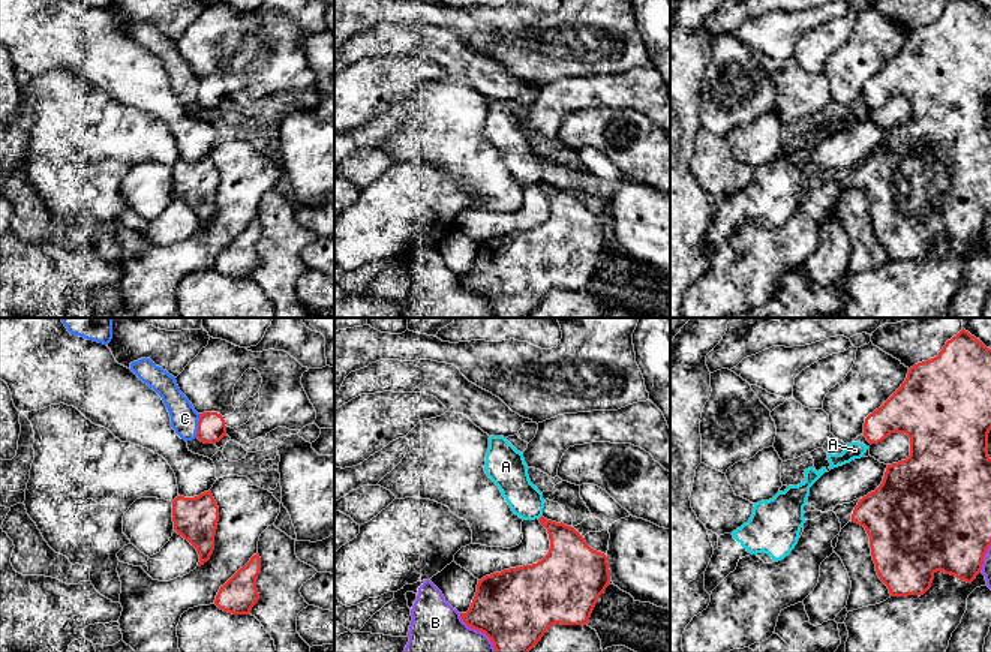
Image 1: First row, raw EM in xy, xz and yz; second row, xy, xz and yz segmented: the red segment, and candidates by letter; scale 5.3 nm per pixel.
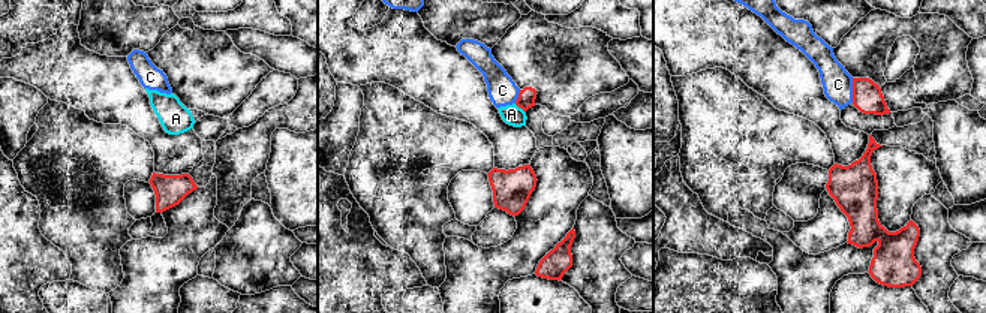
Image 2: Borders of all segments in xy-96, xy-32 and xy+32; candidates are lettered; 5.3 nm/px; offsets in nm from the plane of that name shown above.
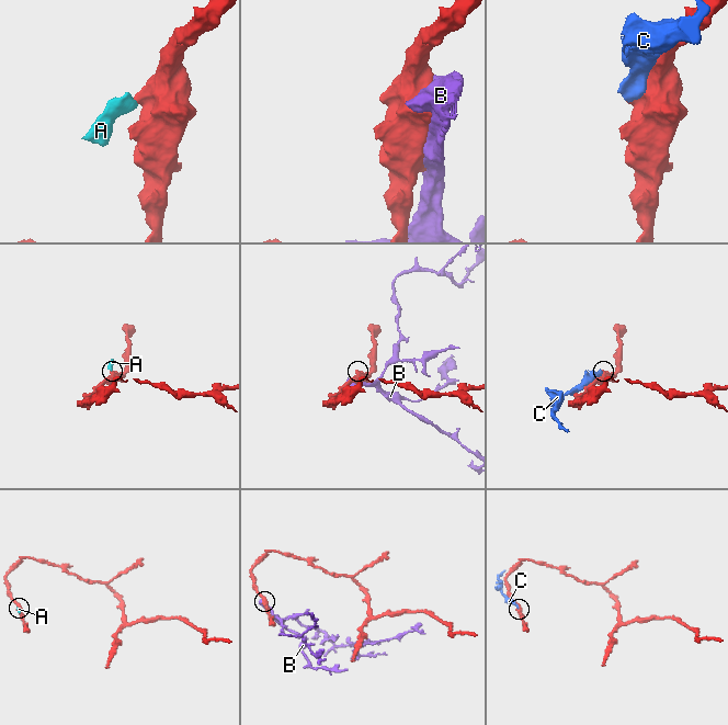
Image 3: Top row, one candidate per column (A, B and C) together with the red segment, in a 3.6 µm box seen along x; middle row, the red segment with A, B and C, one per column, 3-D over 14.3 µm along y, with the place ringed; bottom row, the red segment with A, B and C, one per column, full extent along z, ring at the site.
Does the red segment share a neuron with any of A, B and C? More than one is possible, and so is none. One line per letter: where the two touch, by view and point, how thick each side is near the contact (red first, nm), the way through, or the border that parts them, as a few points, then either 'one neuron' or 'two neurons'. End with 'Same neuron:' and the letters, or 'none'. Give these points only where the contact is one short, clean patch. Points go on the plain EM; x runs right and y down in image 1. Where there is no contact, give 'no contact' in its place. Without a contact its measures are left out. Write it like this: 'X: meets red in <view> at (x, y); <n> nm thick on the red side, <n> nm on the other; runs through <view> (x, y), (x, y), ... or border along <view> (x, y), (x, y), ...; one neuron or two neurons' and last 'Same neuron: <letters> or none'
A: meets red in xz at (540, 182); 220 nm thick on the red side, 180 nm on the other; border along xz (541, 179), (538, 183); two neurons
B: meets red in xz at (480, 294); 420 nm thick on the red side, 380 nm on the other; two neurons
C: meets red in xy at (198, 90); 150 nm thick on the red side, 150 nm on the other; two neurons
Same neuron: none

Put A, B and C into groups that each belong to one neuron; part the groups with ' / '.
A C / B

